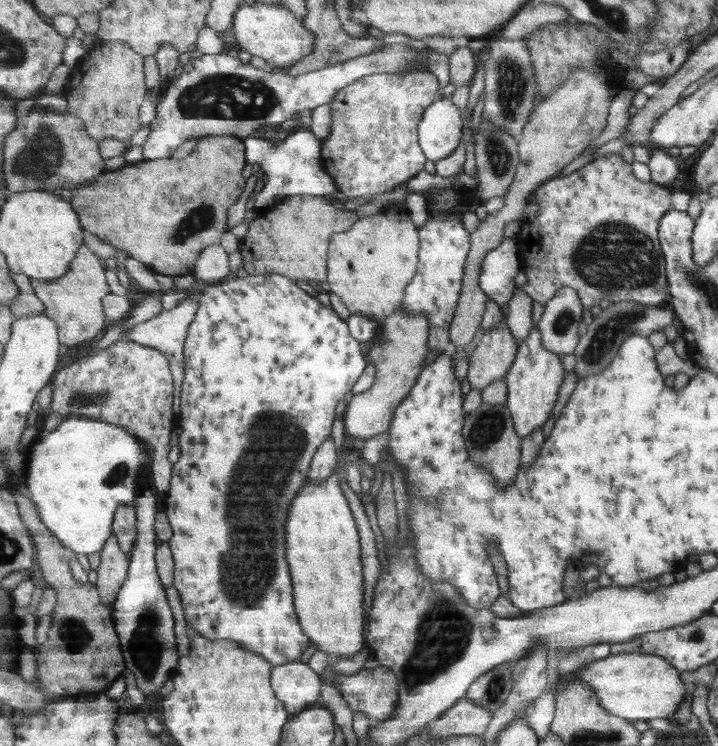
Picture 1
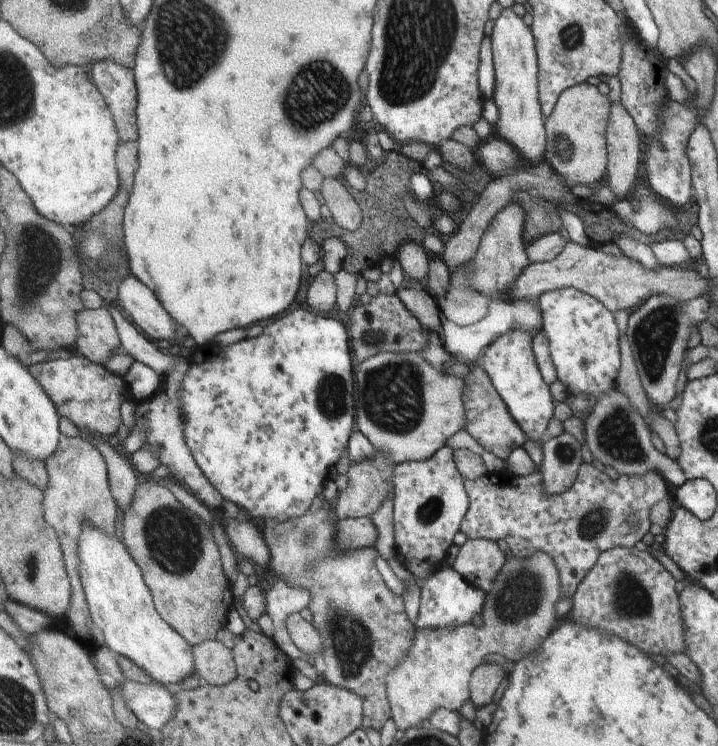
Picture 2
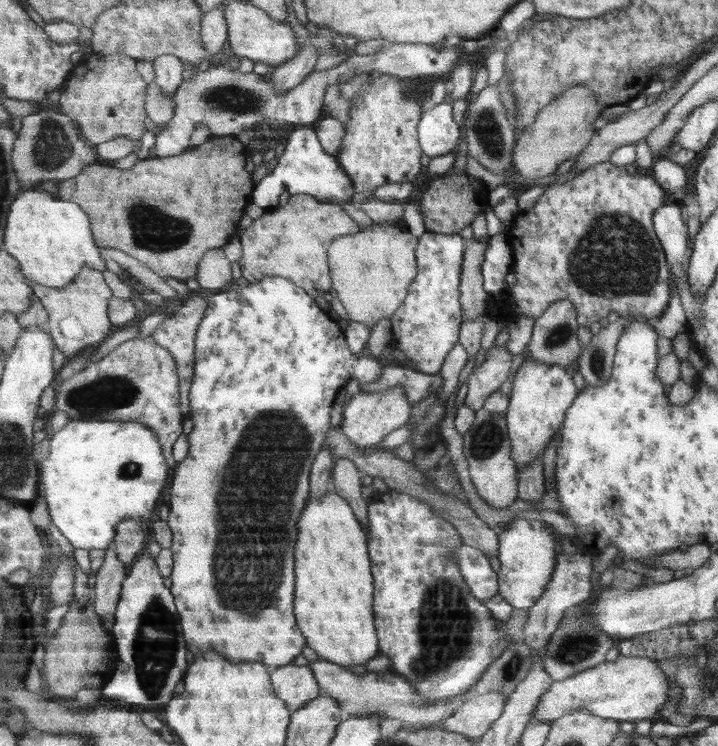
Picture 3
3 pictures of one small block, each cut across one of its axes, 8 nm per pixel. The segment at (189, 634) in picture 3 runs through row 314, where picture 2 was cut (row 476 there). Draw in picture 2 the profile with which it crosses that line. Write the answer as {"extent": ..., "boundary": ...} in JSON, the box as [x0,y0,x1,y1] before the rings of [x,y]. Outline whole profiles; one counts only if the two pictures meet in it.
{"extent":[179,308,356,523],"boundary":[[[298,308],[283,318],[277,318],[264,328],[265,334],[261,334],[259,338],[249,338],[249,340],[245,338],[239,344],[224,347],[212,342],[194,348],[189,355],[191,370],[187,372],[189,376],[185,376],[181,384],[179,396],[184,415],[187,416],[185,438],[187,438],[193,456],[196,457],[197,464],[200,465],[209,482],[217,488],[218,492],[221,492],[225,501],[230,501],[246,510],[251,518],[273,518],[283,523],[309,512],[313,500],[324,494],[325,482],[329,478],[331,467],[335,467],[339,458],[348,452],[348,445],[352,439],[353,428],[355,428],[356,378],[353,371],[349,334],[347,334],[347,328],[337,318],[317,316],[313,312]]]}

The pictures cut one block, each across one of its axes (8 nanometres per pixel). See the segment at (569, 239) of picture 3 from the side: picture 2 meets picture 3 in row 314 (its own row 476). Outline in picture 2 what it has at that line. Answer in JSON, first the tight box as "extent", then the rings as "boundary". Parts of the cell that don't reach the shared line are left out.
{"extent":[461,462,666,600],"boundary":[[[585,462],[579,465],[571,488],[561,494],[545,494],[541,486],[541,474],[537,469],[527,476],[486,474],[477,480],[464,479],[464,488],[471,503],[461,524],[461,534],[466,540],[483,538],[495,543],[497,540],[503,540],[507,544],[507,556],[517,560],[529,558],[535,552],[545,552],[557,570],[559,600],[563,600],[572,596],[579,582],[585,578],[585,574],[591,570],[602,552],[615,547],[634,547],[643,538],[651,525],[649,509],[655,502],[666,497],[664,483],[663,478],[653,470],[647,470],[641,475],[621,474],[615,480],[610,480],[605,473]]]}

